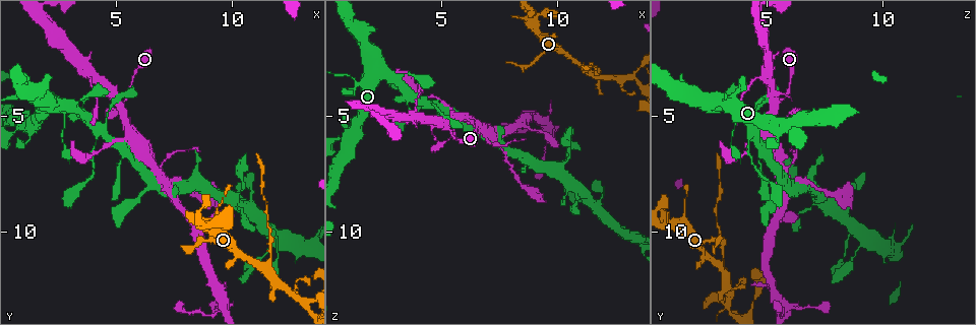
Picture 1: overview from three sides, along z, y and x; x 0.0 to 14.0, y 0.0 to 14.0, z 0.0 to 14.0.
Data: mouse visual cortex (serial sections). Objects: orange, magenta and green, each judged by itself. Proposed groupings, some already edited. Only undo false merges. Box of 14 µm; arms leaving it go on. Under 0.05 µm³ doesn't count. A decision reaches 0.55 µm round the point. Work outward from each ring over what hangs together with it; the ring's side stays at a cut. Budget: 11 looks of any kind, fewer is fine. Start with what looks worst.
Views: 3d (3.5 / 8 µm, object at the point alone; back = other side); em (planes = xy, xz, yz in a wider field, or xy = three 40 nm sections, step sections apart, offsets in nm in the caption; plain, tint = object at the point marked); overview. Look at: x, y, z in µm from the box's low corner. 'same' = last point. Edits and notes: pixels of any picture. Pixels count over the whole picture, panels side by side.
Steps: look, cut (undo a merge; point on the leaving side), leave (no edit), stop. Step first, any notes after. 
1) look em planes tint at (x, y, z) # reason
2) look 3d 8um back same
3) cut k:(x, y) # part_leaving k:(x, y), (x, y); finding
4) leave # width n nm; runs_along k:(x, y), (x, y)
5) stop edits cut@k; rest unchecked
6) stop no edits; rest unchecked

look 3d 3.5um at (11.3, 11.6, 3.1) # branch point

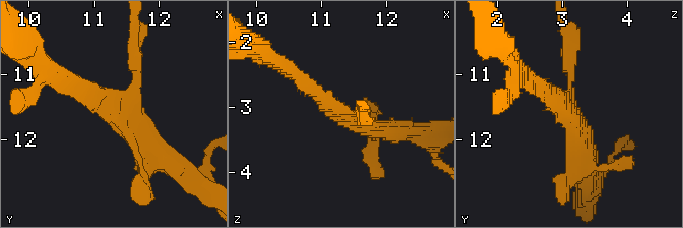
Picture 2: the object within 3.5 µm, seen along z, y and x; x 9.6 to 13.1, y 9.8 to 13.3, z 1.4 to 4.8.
look em planes tint at (11.35, 11.65, 3.15) # arms 3; arm_widths 150, 200, 300 nm

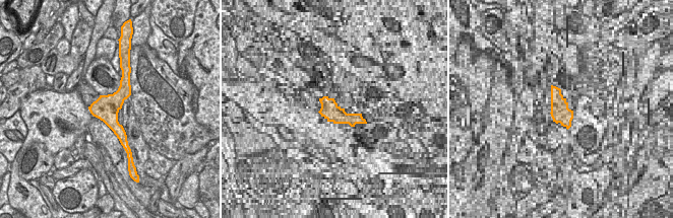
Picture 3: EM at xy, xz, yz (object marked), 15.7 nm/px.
cut 2:(133, 50) # part_leaving 2:(135, 91), (135, 29); a second cell is stuck on

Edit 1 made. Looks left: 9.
look 3d 3.5um at (1.0, 4.1, 3.3) # three-way junction

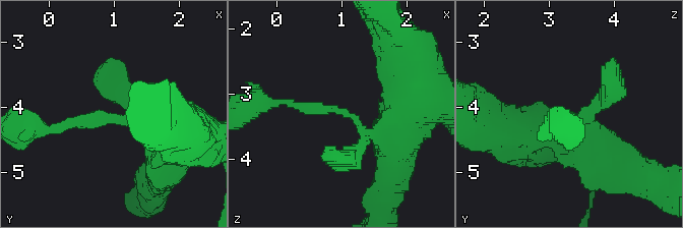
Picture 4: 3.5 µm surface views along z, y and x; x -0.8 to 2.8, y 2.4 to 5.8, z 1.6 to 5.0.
look em xy step 3 plain at (1.15, 4.10, 3.35) # arms 3; arm_widths 200, 250, 600 nm; shape alone is not enough

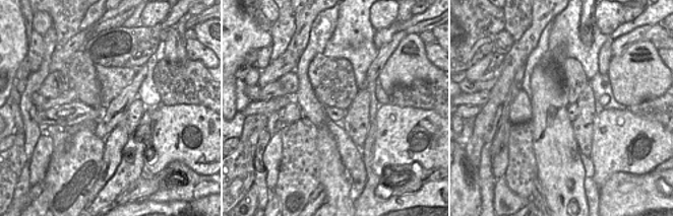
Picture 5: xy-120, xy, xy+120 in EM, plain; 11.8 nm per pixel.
look em xy step 3 tint same # where the object lies

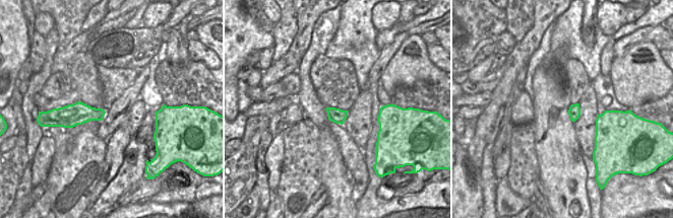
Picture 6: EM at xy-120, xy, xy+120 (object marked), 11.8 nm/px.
leave # runs_along 4:(396, 139), (368, 134), (344, 111), (284, 103); continuous, no second cell

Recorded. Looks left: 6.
look 3d 3.5um at (5.3, 4.5, 5.5) # thin arm on a thick one

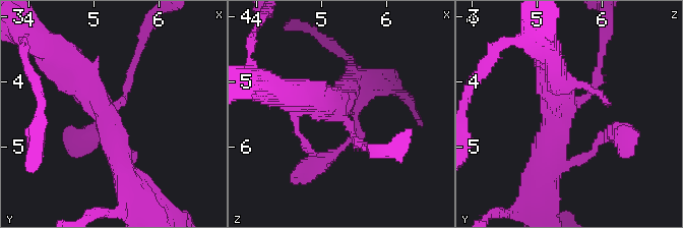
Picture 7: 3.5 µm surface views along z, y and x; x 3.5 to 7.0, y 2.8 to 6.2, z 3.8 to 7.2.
look em xy step 3 tint at (5.25, 4.50, 5.45) # arms 3; arm_widths 150, 400, 450 nm; need the tissue

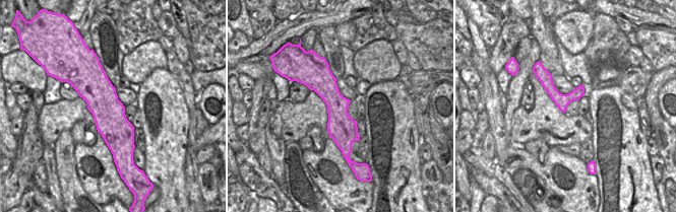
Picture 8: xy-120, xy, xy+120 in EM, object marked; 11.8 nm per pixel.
leave # width 320 nm; runs_along 7:(600, 63), (543, 172); continuous, no second cell

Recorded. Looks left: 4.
look 3d 3.5um at (9.6, 13.4, 5.7) # abrupt turn

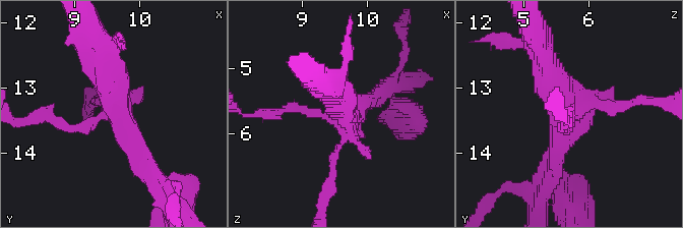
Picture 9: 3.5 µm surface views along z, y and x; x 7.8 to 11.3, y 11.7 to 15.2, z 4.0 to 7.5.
look em xy step 2 tint at (9.60, 13.35, 5.75)

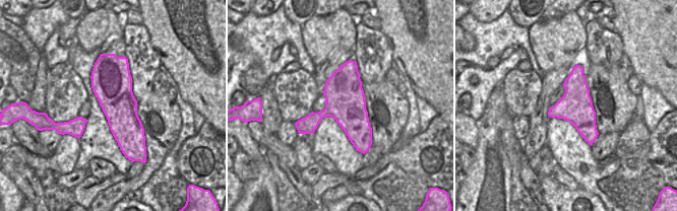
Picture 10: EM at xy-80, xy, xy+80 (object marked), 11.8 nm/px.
leave # width 480 nm; runs_along 9:(100, 55), (115, 111), (80, 127), (53, 121); all the same cell

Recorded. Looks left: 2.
stop edits cut@2; rest unchecked

